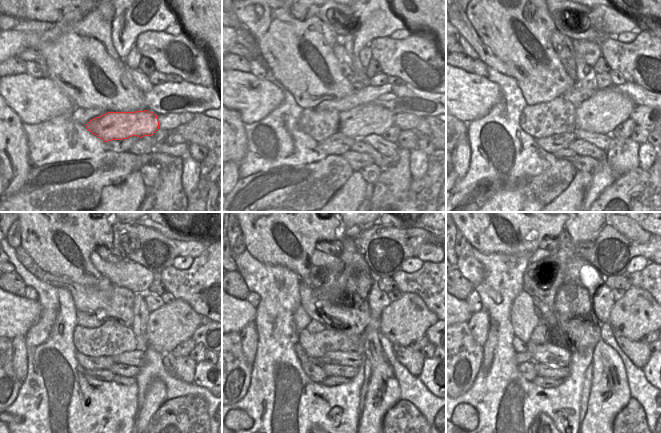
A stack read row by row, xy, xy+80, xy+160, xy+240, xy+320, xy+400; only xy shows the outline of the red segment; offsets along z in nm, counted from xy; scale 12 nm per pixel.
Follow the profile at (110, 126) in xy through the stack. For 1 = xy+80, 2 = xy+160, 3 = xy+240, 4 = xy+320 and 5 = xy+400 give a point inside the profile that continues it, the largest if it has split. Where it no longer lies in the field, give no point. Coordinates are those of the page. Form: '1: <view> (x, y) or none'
1: xy+80 (367, 119)
2: xy+160 (607, 108)
3: xy+240 (174, 323)
4: xy+320 (403, 321)
5: xy+400 (635, 315)

